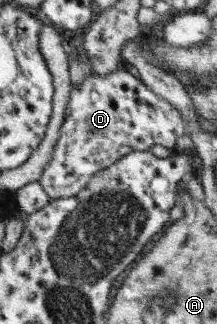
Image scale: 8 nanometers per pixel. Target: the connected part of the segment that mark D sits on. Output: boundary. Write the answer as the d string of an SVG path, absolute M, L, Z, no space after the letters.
M116 69L109 75L88 72L77 87L71 86L51 159L36 182L51 200L73 197L96 171L109 167L126 153L149 151L151 145L173 150L175 139L183 134L186 125L180 113L168 101L158 99L139 77L126 69Z

